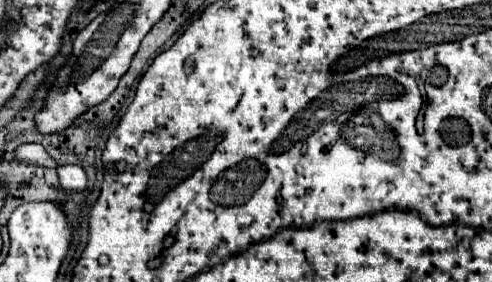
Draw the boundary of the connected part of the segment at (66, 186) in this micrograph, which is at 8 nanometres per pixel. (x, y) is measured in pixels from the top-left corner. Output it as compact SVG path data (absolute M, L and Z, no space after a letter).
M61 166L59 182L65 192L81 192L87 186L85 170L81 166Z

